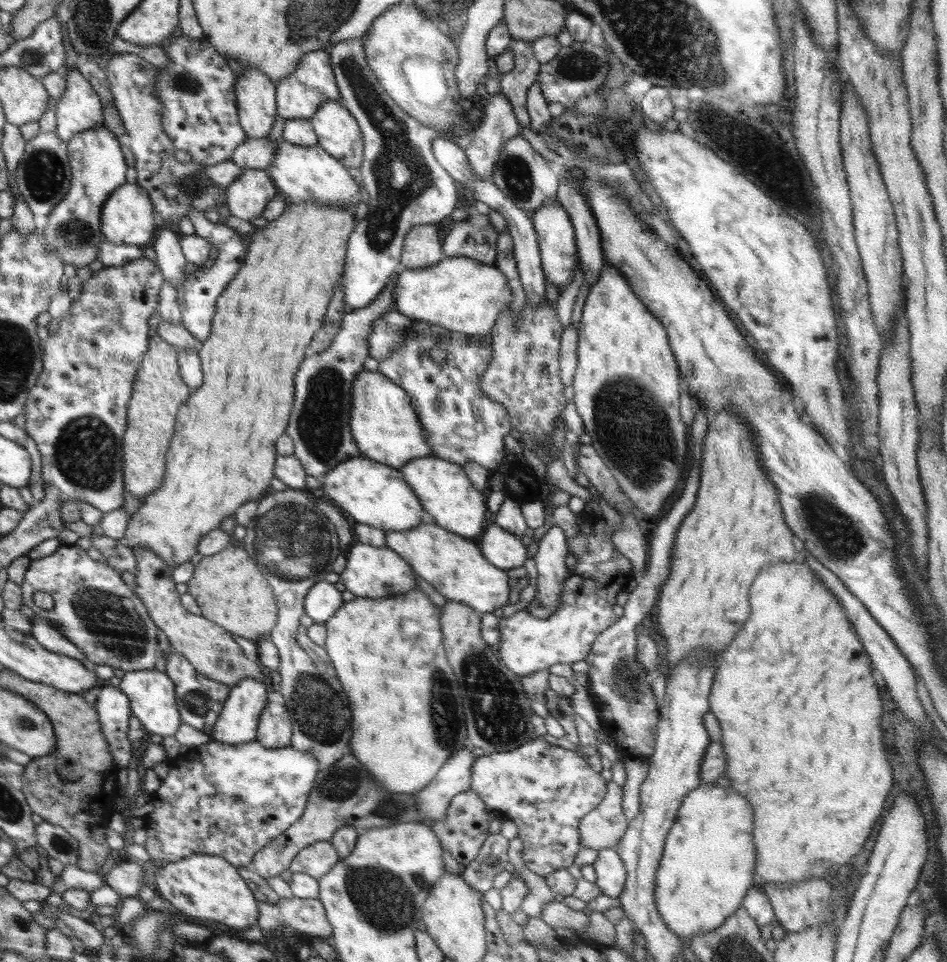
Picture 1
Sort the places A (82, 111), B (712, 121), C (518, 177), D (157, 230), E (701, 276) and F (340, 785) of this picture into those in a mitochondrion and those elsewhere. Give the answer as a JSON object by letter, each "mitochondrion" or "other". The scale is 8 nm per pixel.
{"A":"other","B":"mitochondrion","C":"mitochondrion","D":"other","E":"other","F":"mitochondrion"}

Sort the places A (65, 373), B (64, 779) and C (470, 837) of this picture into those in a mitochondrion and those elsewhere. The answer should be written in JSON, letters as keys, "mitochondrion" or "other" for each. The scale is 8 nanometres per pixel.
{"A":"other","B":"other","C":"other"}

